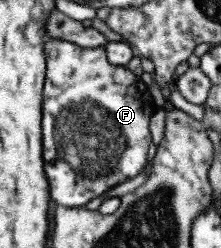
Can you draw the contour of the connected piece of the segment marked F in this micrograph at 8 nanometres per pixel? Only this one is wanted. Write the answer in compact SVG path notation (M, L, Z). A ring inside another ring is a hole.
M47 38L44 45L44 52L46 80L43 86L41 132L44 171L46 172L46 177L48 177L50 197L57 206L64 208L84 208L91 200L104 195L110 188L116 187L126 182L126 180L144 173L144 169L147 167L148 150L152 144L148 124L150 118L152 118L152 114L154 114L159 107L156 106L156 102L152 101L152 94L148 91L148 85L146 85L137 74L134 74L127 66L114 66L108 62L104 46L82 47L64 39Z

